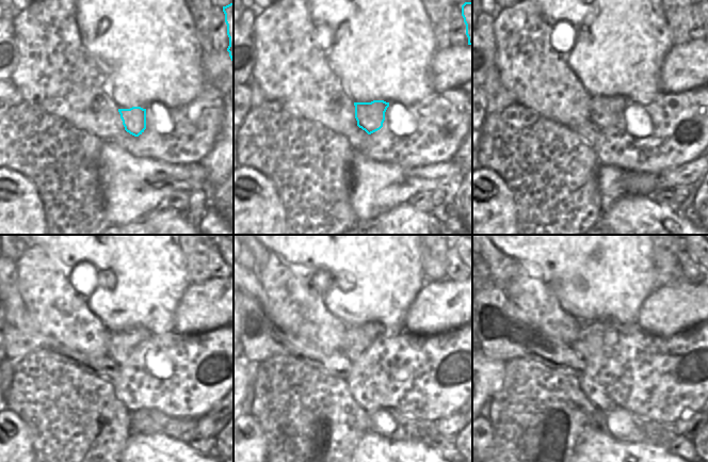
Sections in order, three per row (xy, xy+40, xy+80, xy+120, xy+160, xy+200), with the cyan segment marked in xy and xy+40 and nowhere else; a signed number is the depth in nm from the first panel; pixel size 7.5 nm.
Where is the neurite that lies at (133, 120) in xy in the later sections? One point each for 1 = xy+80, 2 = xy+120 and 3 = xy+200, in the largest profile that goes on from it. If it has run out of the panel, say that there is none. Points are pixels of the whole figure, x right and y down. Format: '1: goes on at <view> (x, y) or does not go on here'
1: goes on at xy+80 (604, 112)
2: goes on at xy+120 (121, 347)
3: goes on at xy+200 (591, 337)

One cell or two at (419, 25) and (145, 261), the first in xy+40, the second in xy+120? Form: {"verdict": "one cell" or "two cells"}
{"verdict": "one cell"}

